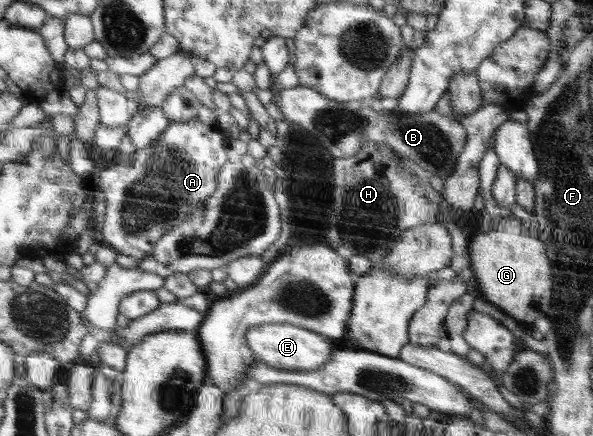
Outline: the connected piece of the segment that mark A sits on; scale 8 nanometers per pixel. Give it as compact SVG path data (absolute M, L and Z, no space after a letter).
M198 118L184 122L170 121L163 134L151 142L150 148L134 152L128 166L119 158L109 169L102 170L97 180L106 199L106 214L102 230L98 233L101 242L117 253L136 259L148 258L153 246L172 226L178 227L186 215L204 207L208 197L216 191L216 176L228 161L226 139L223 130L204 125Z

